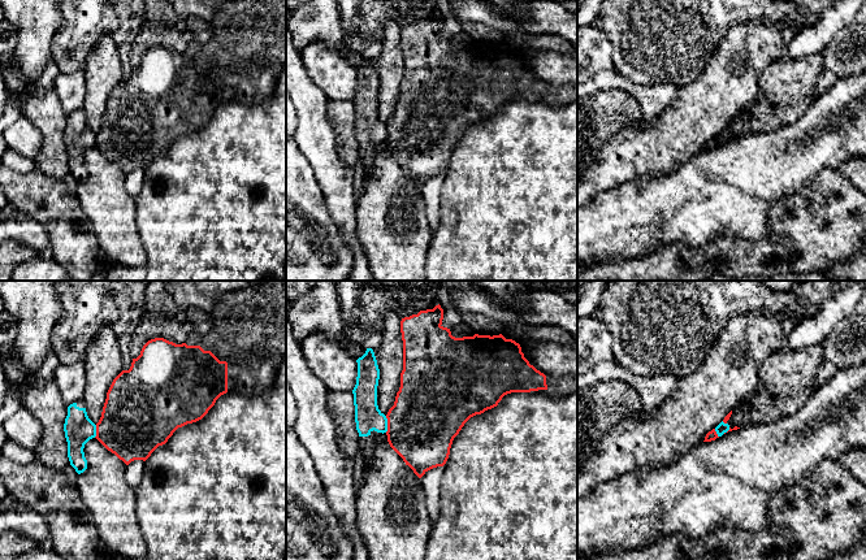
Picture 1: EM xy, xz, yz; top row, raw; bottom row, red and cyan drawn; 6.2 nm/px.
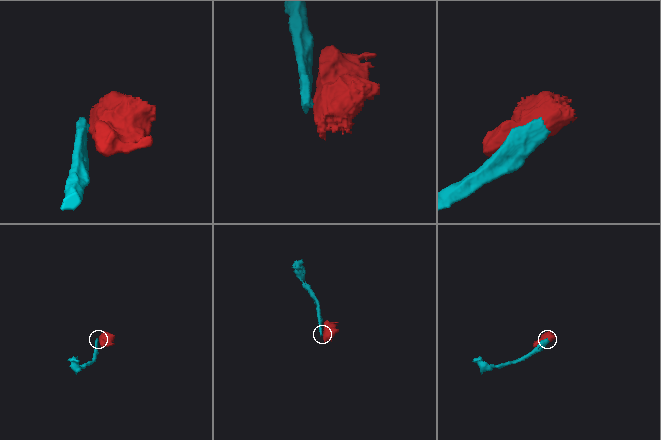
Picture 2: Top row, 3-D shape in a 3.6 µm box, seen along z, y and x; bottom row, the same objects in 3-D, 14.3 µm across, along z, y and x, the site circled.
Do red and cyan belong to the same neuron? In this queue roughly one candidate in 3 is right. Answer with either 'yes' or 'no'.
no

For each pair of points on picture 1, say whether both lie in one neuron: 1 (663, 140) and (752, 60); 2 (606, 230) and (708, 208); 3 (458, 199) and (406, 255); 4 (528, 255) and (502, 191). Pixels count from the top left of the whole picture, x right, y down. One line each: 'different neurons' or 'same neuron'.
1: same neuron
2: same neuron
3: different neurons
4: same neuron

